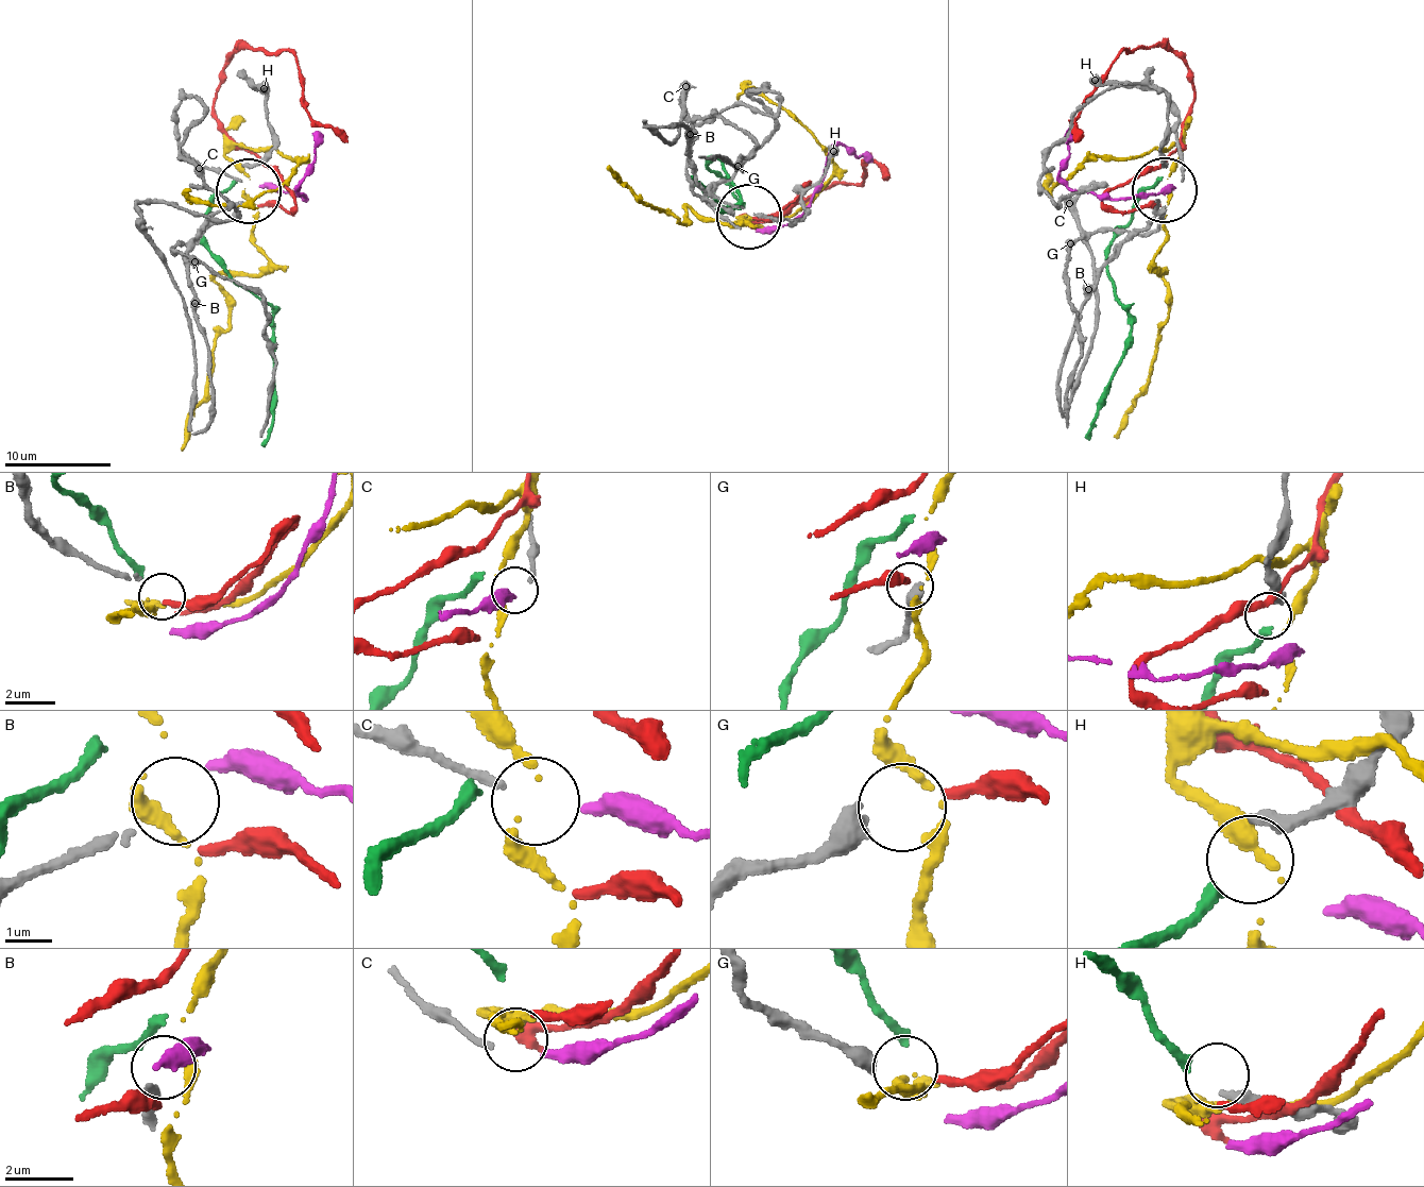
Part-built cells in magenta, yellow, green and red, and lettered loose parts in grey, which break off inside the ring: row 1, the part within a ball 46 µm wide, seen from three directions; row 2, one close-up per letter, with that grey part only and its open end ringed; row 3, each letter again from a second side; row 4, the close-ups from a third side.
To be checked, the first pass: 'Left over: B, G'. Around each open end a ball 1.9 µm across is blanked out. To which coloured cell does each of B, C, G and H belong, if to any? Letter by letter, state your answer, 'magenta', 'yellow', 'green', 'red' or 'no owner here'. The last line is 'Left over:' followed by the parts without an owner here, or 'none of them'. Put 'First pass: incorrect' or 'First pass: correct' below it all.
B: no owner here
C: magenta
G: no owner here
H: green
Left over: B, G
First pass: correct

